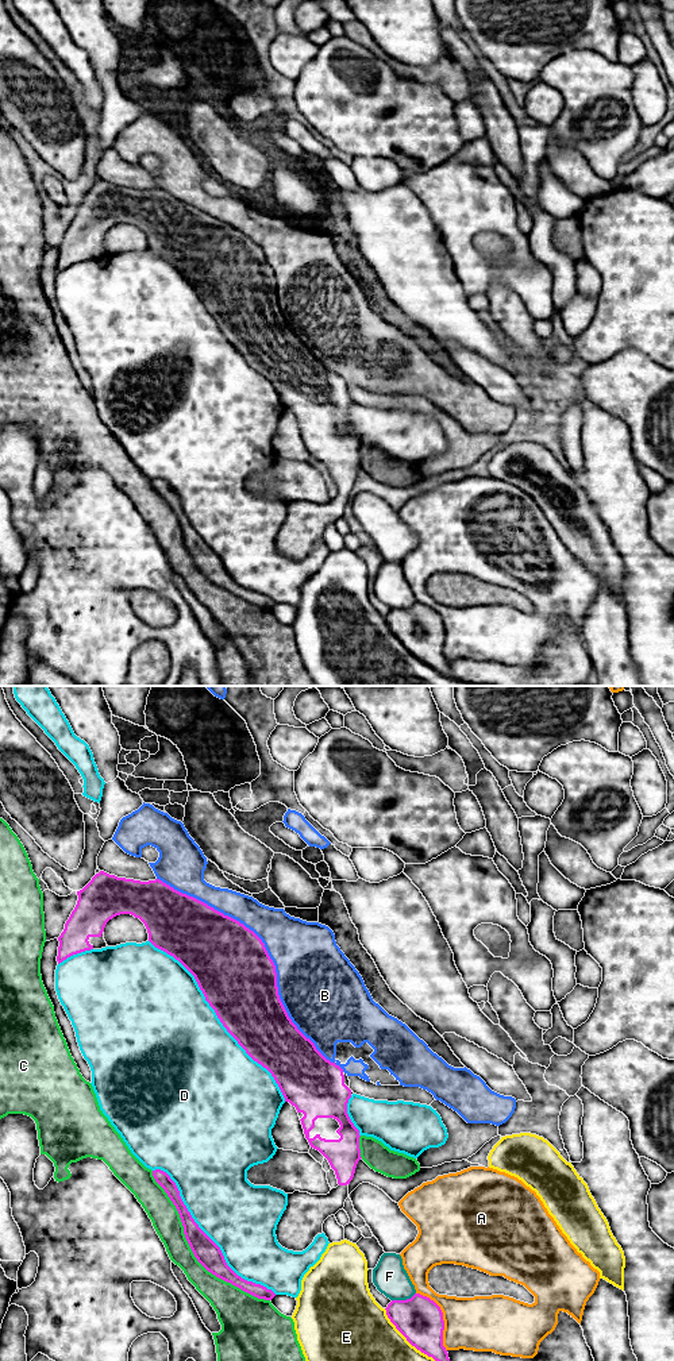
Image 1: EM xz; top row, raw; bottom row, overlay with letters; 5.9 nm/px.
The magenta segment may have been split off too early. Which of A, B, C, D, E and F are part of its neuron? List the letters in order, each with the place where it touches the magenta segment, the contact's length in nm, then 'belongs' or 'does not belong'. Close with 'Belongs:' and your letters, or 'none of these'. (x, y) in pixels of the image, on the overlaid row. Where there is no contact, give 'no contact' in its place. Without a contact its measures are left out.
A: xz (442, 1318) | 400 nm | does not belong
B: xz (269, 956) | 1600 nm | does not belong
C: xz (192, 1250) | 1050 nm | does not belong
D: xz (218, 1017) | 1250 nm | does not belong
E: xz (405, 1337) | 440 nm | does not belong
F: xz (403, 1300) | 150 nm | does not belong
Belongs: none of these

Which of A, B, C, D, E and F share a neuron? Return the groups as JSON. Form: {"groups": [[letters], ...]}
{"groups": [["A"], ["B"], ["C"], ["D"], ["E"], ["F"]]}

